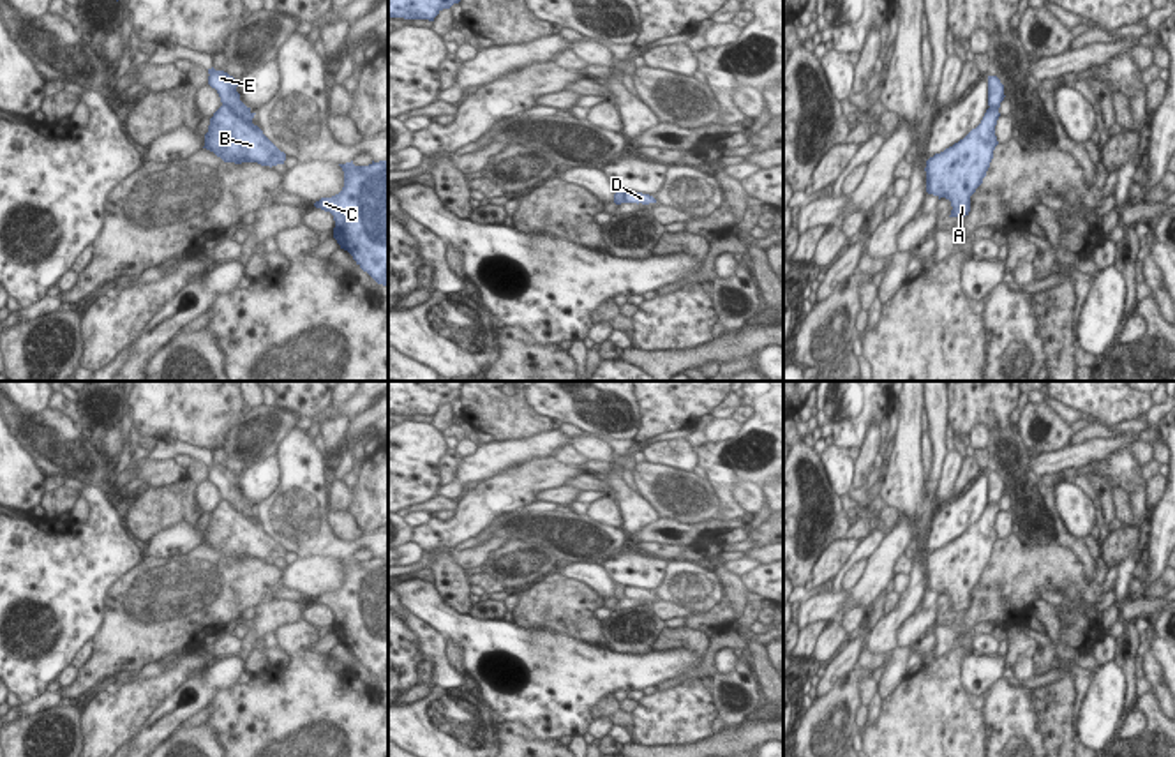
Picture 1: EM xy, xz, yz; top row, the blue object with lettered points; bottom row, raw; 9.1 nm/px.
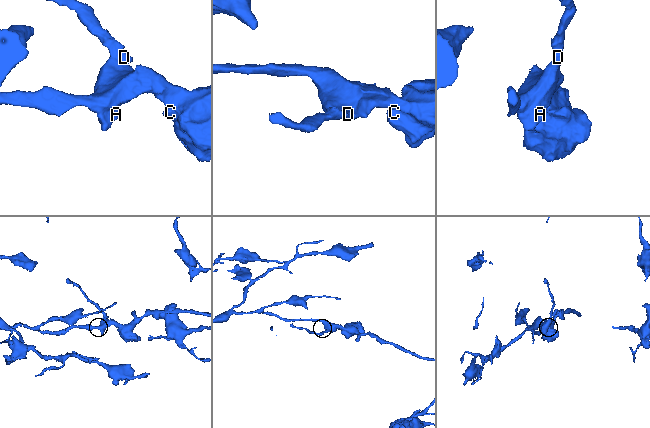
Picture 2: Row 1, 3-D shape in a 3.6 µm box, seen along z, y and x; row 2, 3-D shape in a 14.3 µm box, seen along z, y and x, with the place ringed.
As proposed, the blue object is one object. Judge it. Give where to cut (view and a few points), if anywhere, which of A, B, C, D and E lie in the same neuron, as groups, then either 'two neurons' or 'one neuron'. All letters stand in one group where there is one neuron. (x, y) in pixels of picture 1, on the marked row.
cut xy (223, 103), (242, 119), (251, 120); groups A B C / D E; two neurons

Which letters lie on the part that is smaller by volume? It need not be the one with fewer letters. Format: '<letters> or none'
D, E

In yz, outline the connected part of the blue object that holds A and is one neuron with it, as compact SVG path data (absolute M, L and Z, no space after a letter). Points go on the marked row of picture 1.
M988 108L981 124L963 139L926 161L926 192L951 201L949 217L965 217L970 212L970 196L983 184L999 145L999 116L999 108Z

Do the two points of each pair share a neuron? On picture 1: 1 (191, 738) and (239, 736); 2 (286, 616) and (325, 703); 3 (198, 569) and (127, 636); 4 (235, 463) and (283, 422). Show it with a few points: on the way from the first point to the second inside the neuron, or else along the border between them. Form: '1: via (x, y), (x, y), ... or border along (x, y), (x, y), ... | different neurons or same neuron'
1: border along (205, 724), (219, 738) | different neurons
2: border along (300, 618), (279, 625), (272, 632) | different neurons
3: via (177, 584), (161, 586), (133, 614) | same neuron
4: via (247, 450), (270, 427) | same neuron

